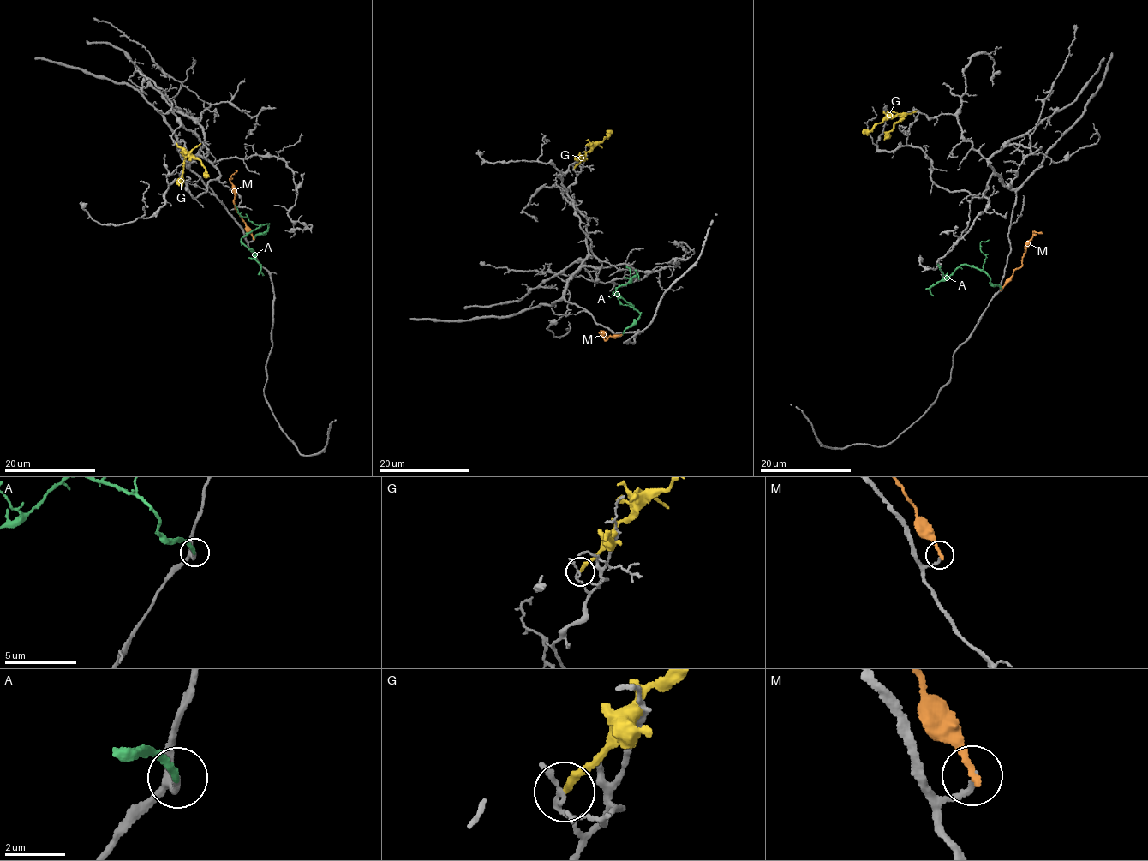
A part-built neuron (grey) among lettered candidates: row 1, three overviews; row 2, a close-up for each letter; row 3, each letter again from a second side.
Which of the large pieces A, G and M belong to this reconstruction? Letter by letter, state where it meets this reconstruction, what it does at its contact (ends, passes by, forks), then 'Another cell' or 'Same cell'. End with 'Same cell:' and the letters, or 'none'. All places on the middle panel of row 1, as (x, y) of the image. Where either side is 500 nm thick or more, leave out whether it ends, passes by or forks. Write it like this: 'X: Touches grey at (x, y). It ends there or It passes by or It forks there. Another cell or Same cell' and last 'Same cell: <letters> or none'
A: Touches grey at (622, 335). It ends there. Same cell
G: Touches grey at (574, 168). It ends there. Another cell
M: Touches grey at (620, 334). It ends there. Another cell
Same cell: A

